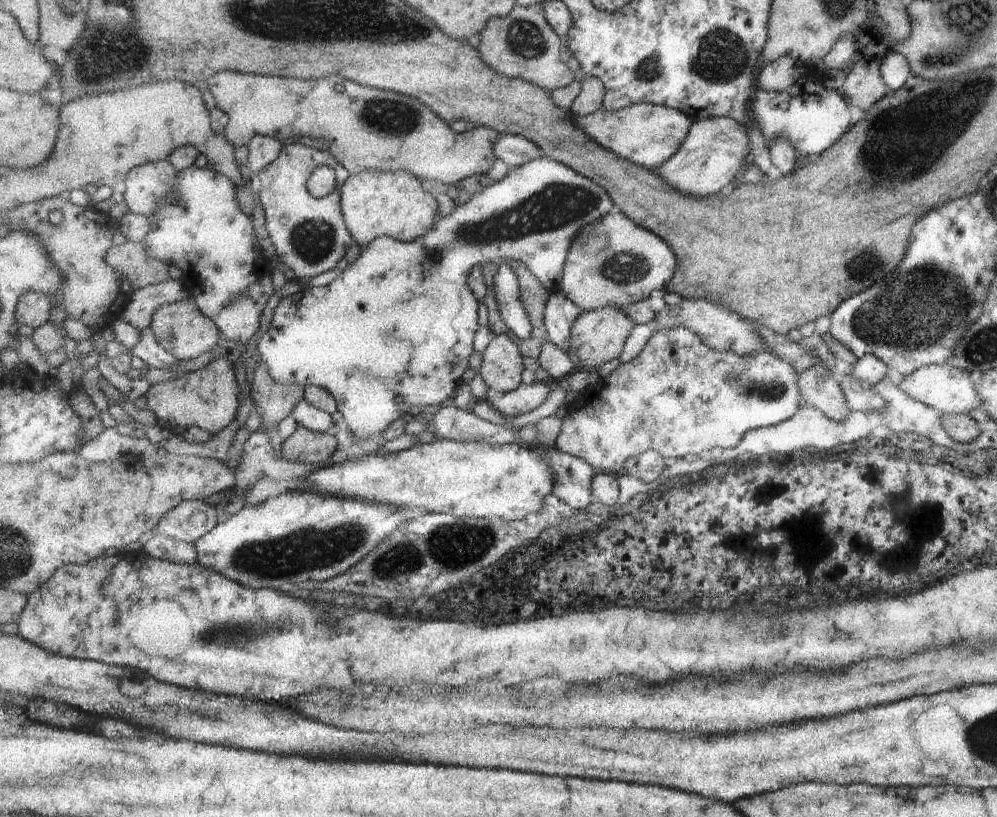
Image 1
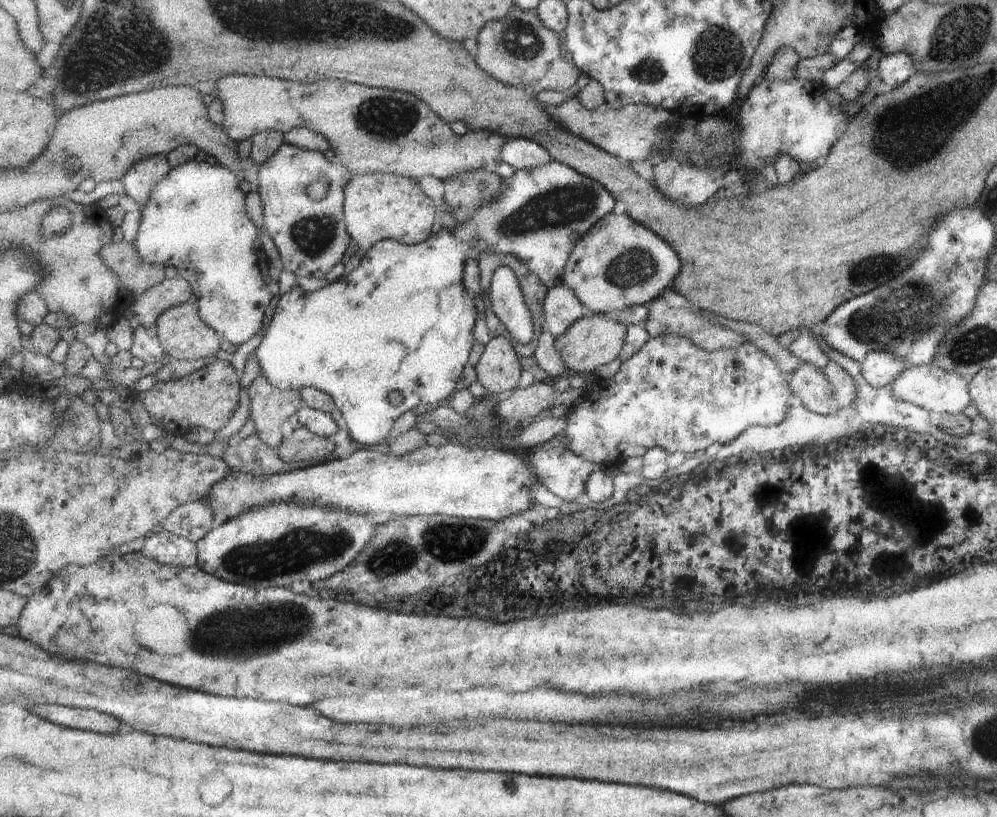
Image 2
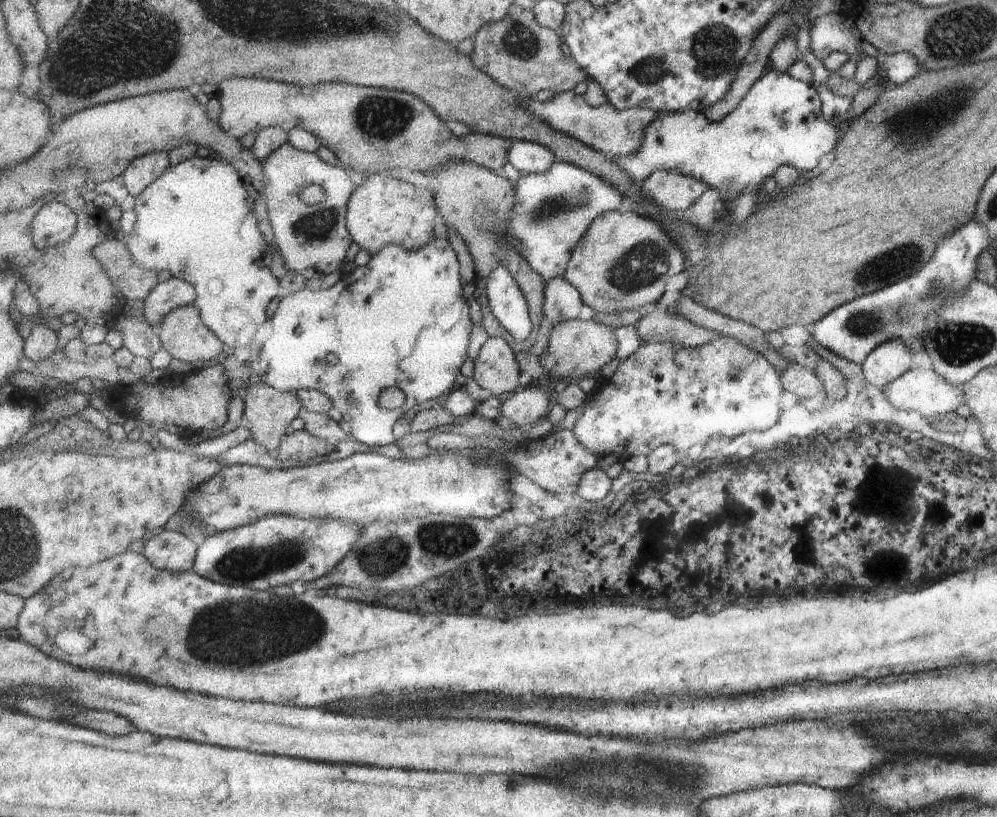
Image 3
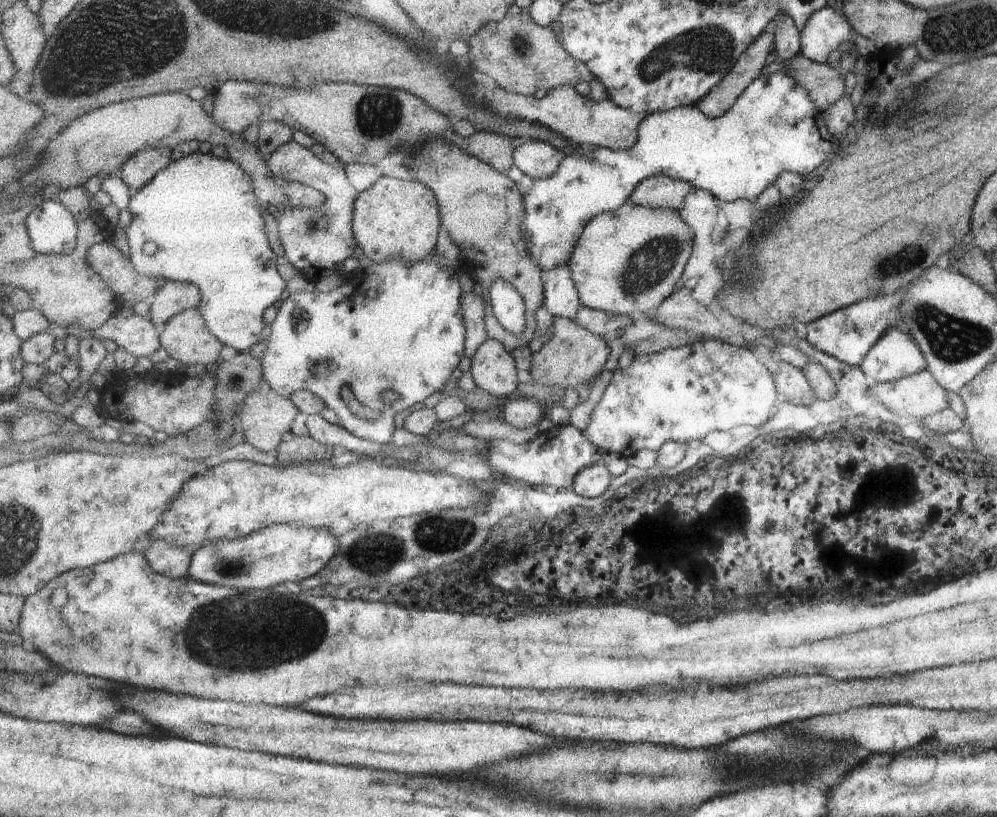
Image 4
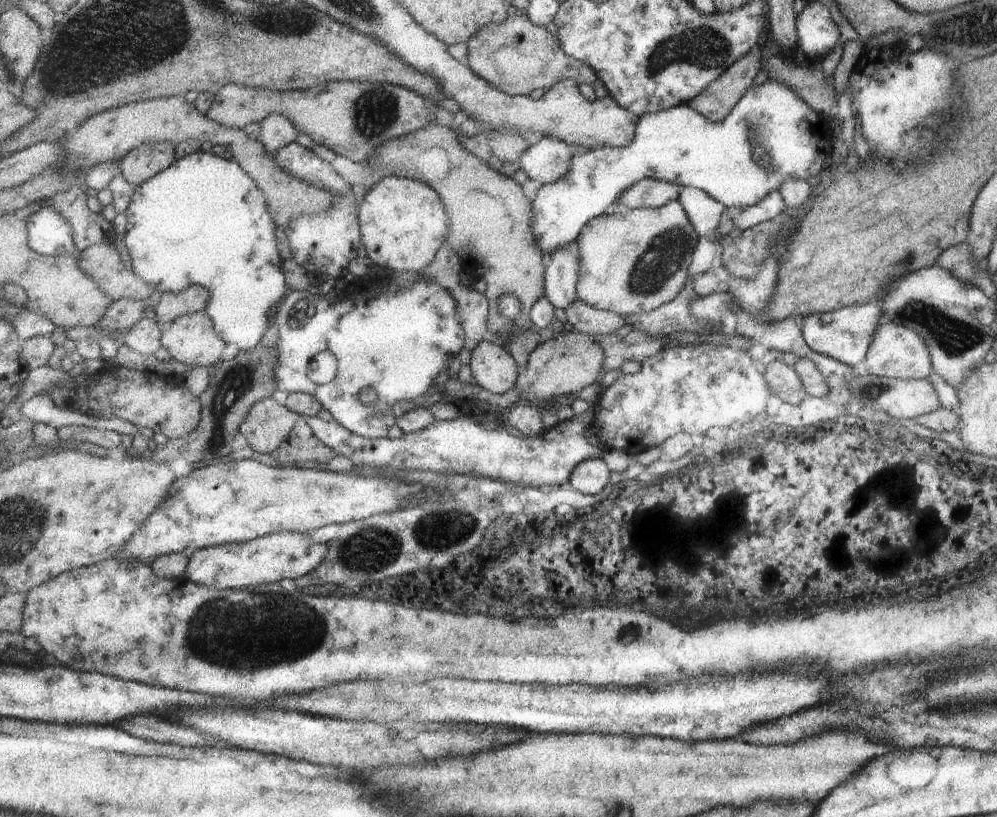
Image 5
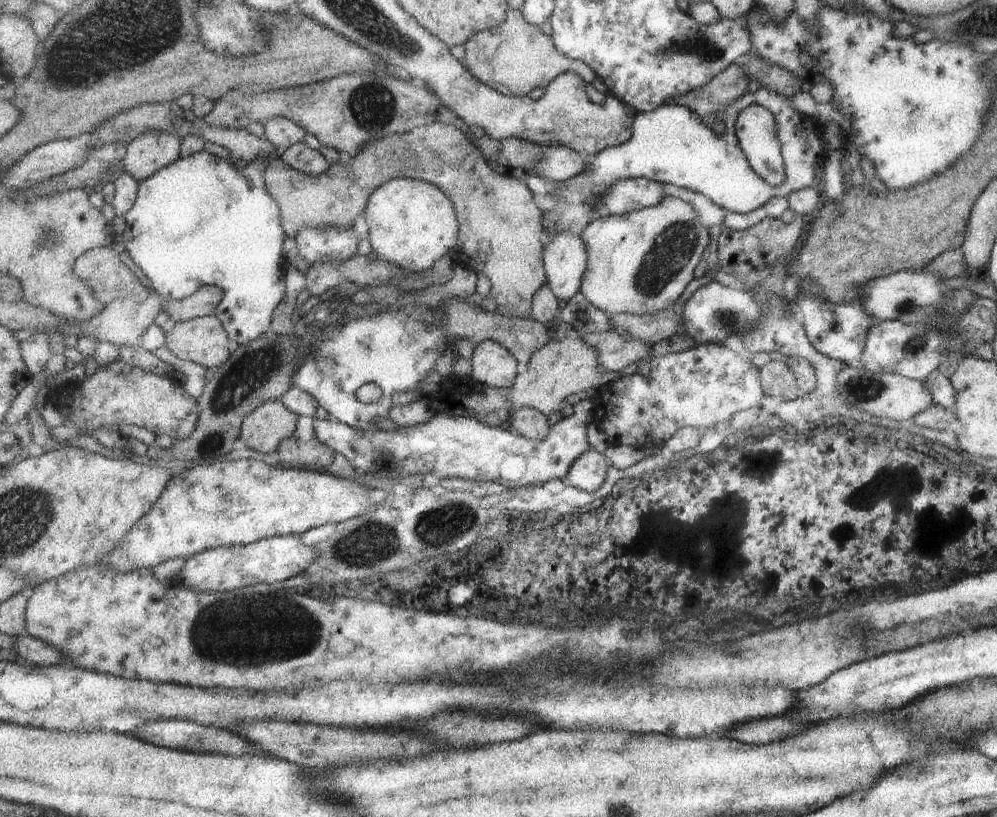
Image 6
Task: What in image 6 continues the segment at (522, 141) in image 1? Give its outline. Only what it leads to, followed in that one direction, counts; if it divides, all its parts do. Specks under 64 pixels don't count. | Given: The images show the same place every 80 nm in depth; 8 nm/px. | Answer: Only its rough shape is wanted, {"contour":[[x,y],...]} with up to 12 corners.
{"contour":[[563,145],[544,148],[536,176],[564,183],[588,161]]}

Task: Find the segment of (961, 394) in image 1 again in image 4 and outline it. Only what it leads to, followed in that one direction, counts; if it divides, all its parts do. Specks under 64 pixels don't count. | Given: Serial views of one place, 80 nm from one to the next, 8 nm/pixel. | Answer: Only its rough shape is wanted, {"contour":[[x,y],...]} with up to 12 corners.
{"contour":[[926,369],[867,392],[893,414],[913,418],[949,406]]}

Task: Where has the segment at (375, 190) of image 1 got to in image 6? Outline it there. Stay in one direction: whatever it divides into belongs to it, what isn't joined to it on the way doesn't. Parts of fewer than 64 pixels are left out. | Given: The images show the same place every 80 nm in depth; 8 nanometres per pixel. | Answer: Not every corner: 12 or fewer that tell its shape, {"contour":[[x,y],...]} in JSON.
{"contour":[[391,179],[364,212],[378,258],[429,271],[458,246],[454,202]]}

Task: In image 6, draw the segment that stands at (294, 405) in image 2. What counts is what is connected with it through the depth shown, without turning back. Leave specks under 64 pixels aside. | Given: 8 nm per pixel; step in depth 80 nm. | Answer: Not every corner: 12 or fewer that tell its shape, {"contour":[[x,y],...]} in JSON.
{"contour":[[282,399],[245,417],[241,439],[253,453],[277,453],[299,414]]}

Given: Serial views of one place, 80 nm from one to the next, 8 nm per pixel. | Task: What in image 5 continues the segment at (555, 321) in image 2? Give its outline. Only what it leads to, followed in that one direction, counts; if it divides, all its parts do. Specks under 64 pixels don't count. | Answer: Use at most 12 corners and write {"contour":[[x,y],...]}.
{"contour":[[578,244],[542,252],[546,296],[567,312],[579,300]]}

